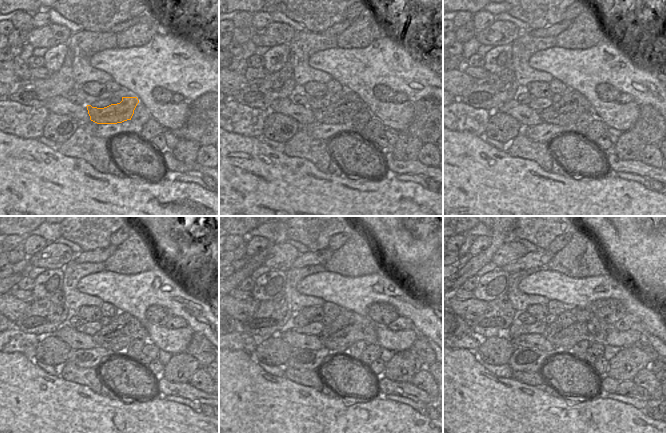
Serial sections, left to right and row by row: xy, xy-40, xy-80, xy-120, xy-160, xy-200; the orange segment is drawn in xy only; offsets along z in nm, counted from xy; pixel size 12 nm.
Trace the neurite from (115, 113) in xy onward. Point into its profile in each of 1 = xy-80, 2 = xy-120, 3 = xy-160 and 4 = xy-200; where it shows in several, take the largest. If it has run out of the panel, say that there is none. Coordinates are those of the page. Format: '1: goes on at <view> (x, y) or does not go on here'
1: goes on at xy-80 (573, 104)
2: goes on at xy-120 (124, 328)
3: goes on at xy-160 (348, 327)
4: goes on at xy-200 (574, 325)

